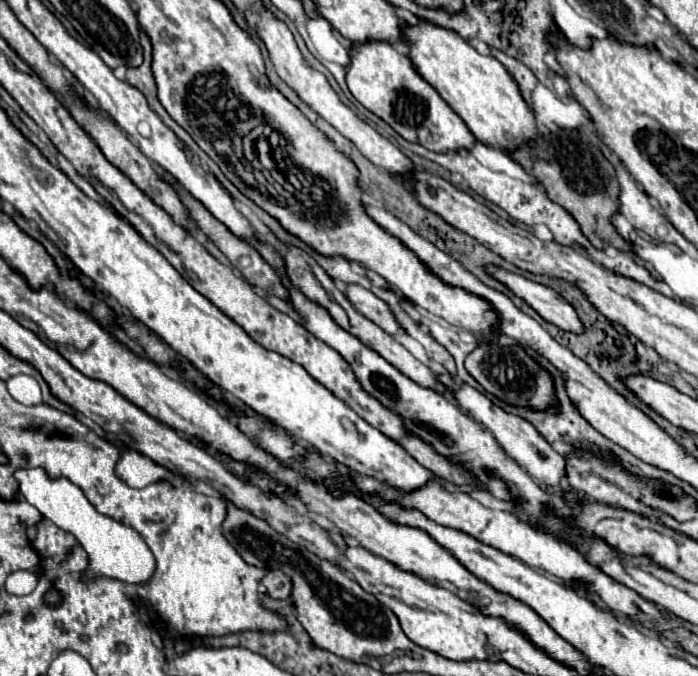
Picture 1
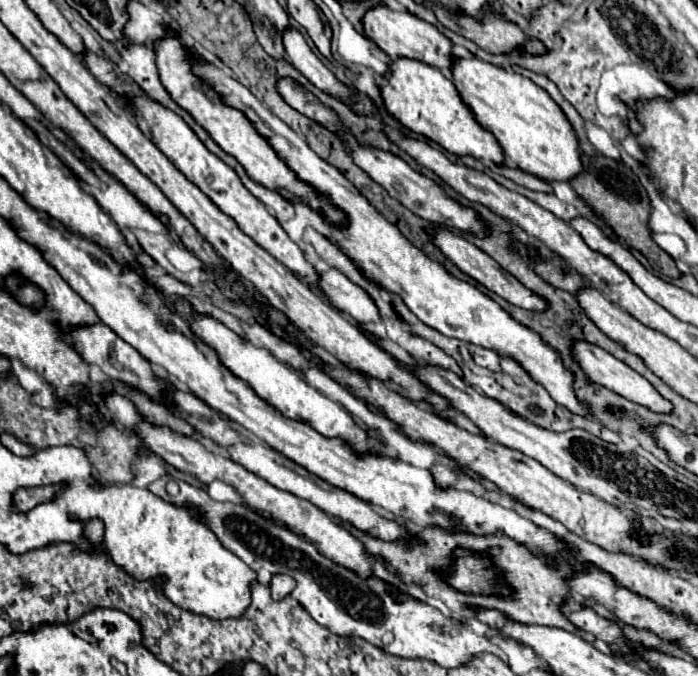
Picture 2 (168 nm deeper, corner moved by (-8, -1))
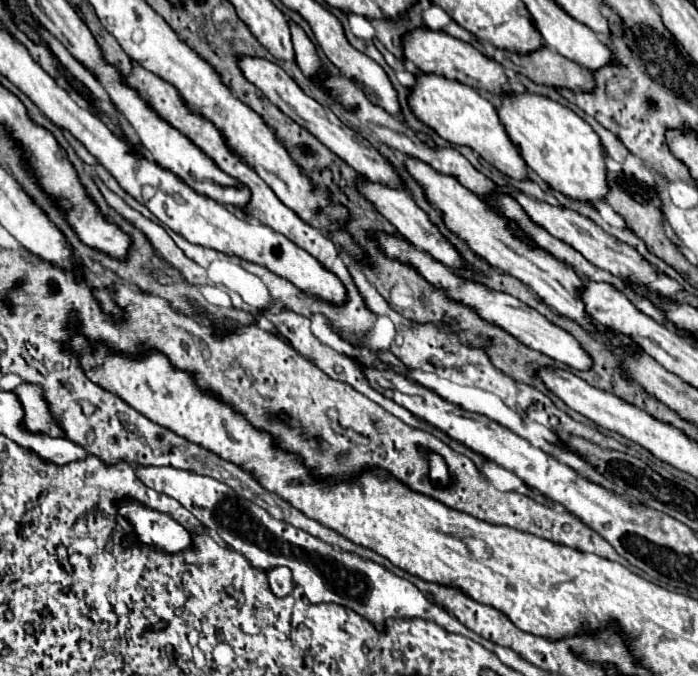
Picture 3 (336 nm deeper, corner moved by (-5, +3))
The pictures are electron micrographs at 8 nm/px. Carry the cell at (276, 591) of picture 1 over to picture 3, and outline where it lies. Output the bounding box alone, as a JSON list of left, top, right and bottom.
[267,567,293,597]

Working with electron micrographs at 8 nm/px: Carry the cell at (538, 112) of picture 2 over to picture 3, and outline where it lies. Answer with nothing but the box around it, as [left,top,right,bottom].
[497,93,609,203]

